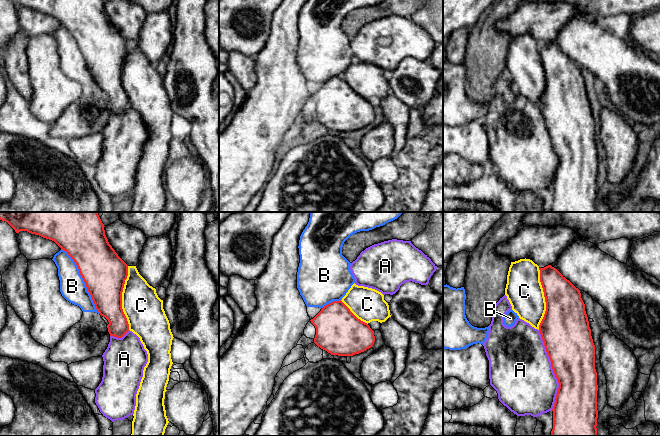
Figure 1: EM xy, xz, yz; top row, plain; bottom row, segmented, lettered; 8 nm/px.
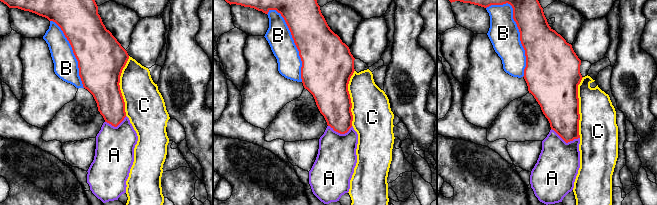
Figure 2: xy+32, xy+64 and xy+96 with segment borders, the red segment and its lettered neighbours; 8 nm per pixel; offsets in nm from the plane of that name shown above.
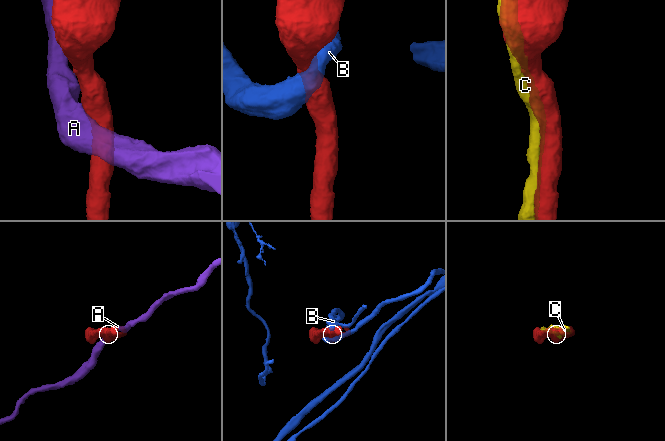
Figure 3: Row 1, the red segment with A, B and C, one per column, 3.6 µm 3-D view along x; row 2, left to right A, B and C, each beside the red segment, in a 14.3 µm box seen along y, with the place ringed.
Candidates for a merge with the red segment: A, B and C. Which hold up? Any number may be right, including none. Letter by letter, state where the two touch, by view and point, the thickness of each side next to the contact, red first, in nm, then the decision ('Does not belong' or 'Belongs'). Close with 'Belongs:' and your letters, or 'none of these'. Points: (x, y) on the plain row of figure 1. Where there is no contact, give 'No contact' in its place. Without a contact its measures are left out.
A: Touches red at yz (553, 146). Thickness 380 nm (red) against 480 nm. Does not belong
B: Touches red at xy (83, 55). Thickness 360 nm (red) against 200 nm. Does not belong
C: Touches red at xy (121, 74). Thickness 360 nm (red) against 300 nm. Belongs
Belongs: C

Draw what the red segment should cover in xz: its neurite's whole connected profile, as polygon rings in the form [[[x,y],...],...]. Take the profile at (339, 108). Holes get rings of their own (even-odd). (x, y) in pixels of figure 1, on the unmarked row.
[[[354,59],[340,77],[327,80],[310,96],[316,104],[314,119],[331,131],[359,130],[371,124],[375,118],[374,107],[368,100],[372,97],[382,99],[389,93],[389,81],[381,68]]]

